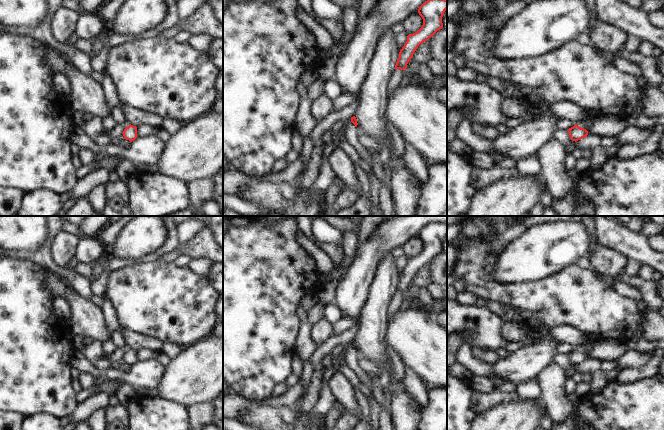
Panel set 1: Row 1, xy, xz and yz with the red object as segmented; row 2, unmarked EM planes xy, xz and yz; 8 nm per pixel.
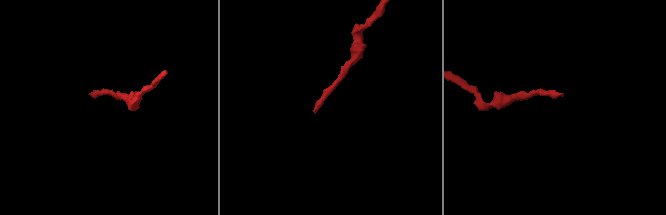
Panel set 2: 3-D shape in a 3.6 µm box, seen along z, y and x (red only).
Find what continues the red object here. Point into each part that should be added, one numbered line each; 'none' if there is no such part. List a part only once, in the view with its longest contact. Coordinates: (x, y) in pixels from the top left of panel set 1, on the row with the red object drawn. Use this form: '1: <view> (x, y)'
none

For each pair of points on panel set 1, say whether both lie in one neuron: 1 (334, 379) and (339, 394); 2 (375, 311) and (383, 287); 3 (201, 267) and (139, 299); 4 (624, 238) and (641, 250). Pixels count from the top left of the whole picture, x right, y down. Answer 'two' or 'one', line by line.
1: one
2: one
3: two
4: one

